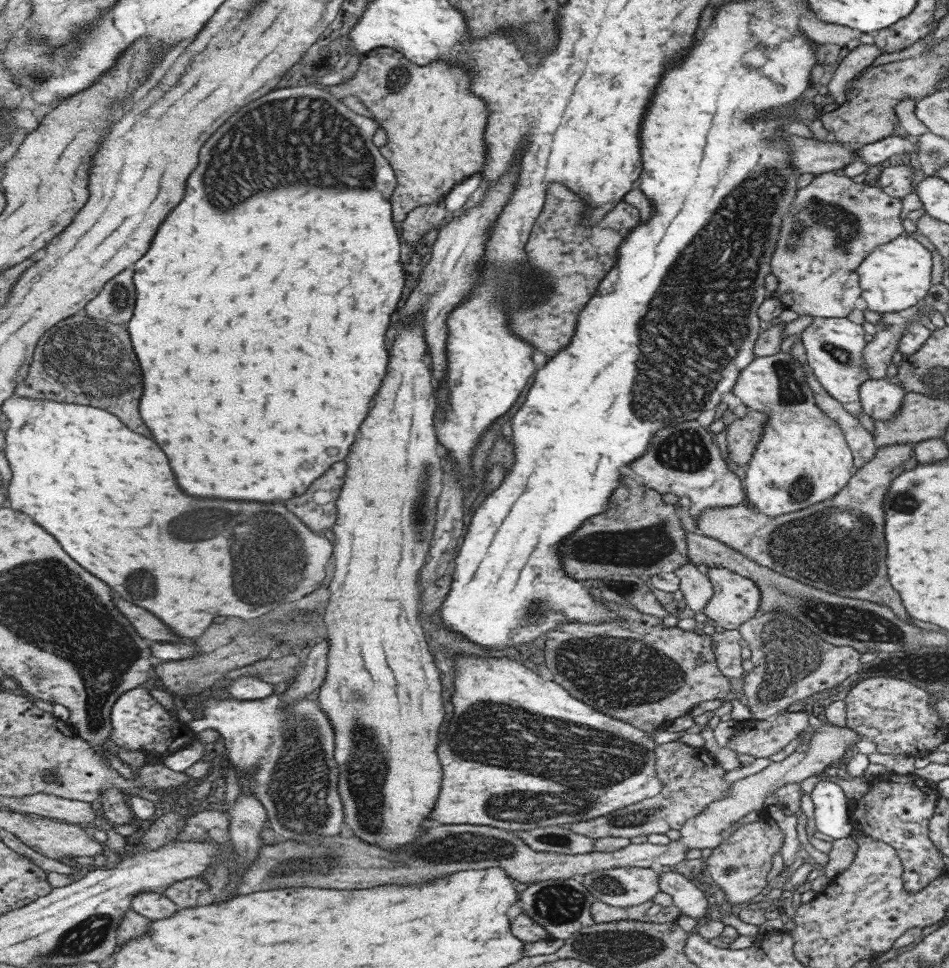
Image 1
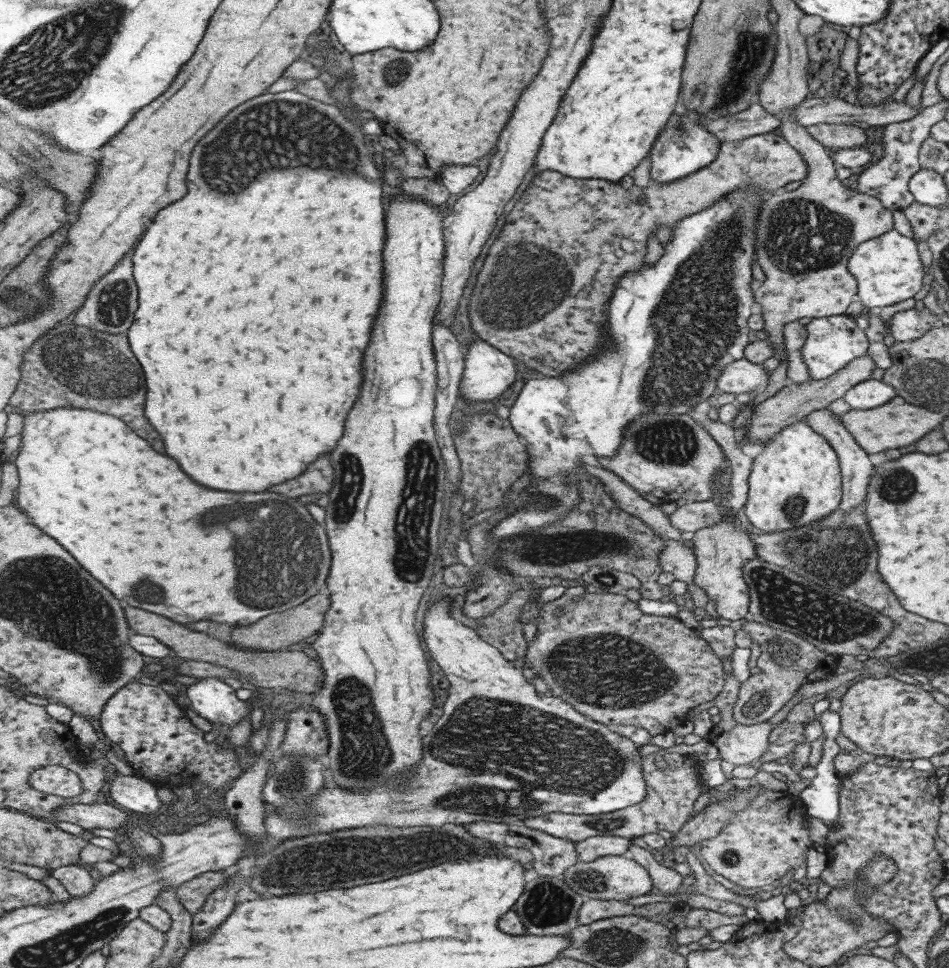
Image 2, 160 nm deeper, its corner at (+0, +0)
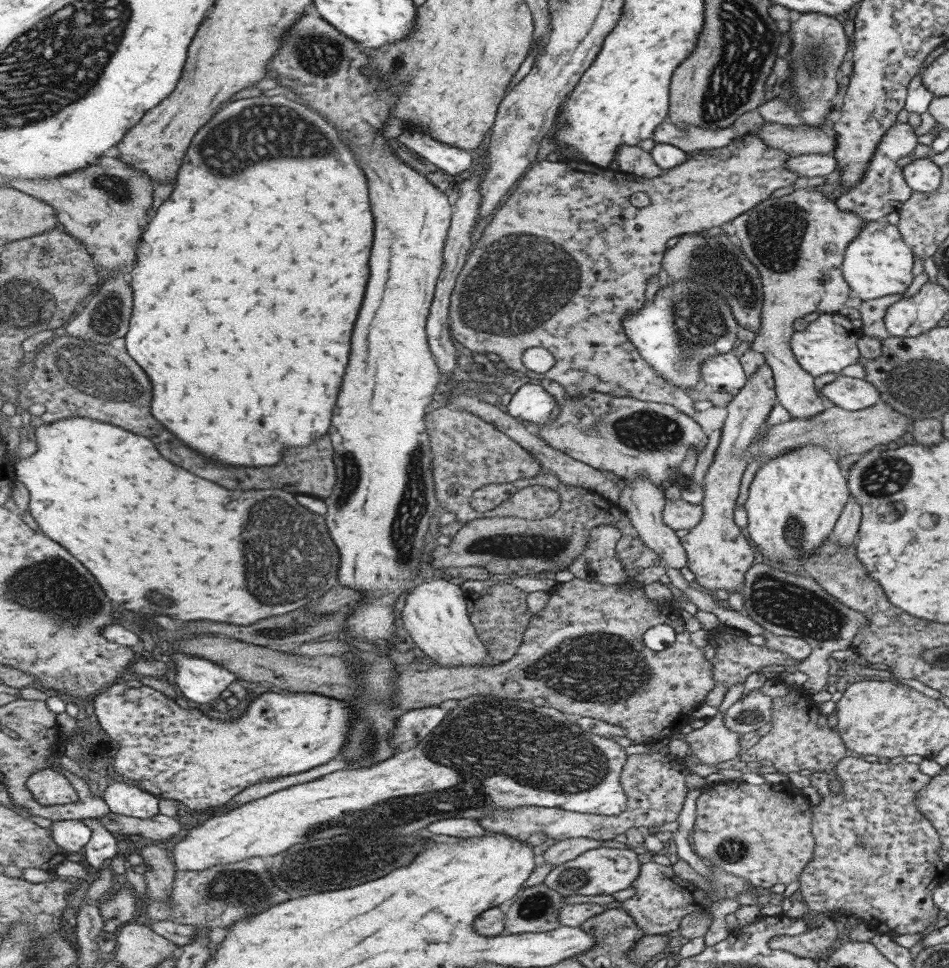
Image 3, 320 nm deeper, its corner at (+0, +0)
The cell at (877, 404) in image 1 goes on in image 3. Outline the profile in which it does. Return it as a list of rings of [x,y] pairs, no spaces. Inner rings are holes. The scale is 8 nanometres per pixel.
[[[838,375],[820,390],[821,394],[843,410],[855,411],[879,402],[878,390],[863,379]]]

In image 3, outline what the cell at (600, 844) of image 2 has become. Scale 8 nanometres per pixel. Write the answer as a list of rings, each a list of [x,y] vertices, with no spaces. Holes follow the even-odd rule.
[[[590,838],[563,839],[549,846],[539,859],[557,867],[566,862],[575,860],[585,851],[591,851],[599,847],[601,847],[601,840],[591,840]]]

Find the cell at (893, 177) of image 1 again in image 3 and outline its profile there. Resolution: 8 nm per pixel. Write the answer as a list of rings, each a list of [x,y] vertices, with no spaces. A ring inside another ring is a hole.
[[[895,122],[886,130],[880,138],[880,143],[875,147],[863,178],[835,200],[839,211],[851,211],[865,221],[880,221],[885,218],[886,214],[897,213],[901,209],[903,202],[910,198],[912,191],[903,180],[902,168],[897,167],[895,162],[907,156],[913,147],[918,145],[917,136],[913,130],[914,128],[908,123],[900,122]]]

